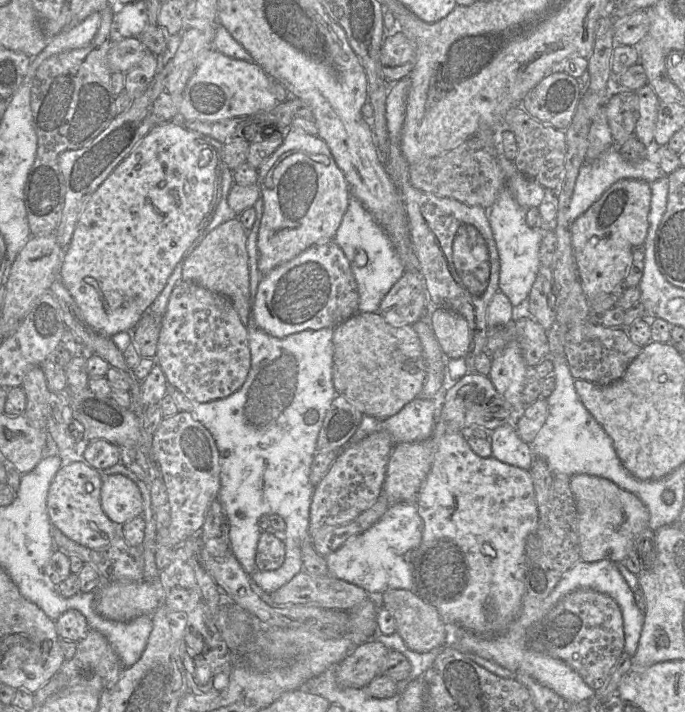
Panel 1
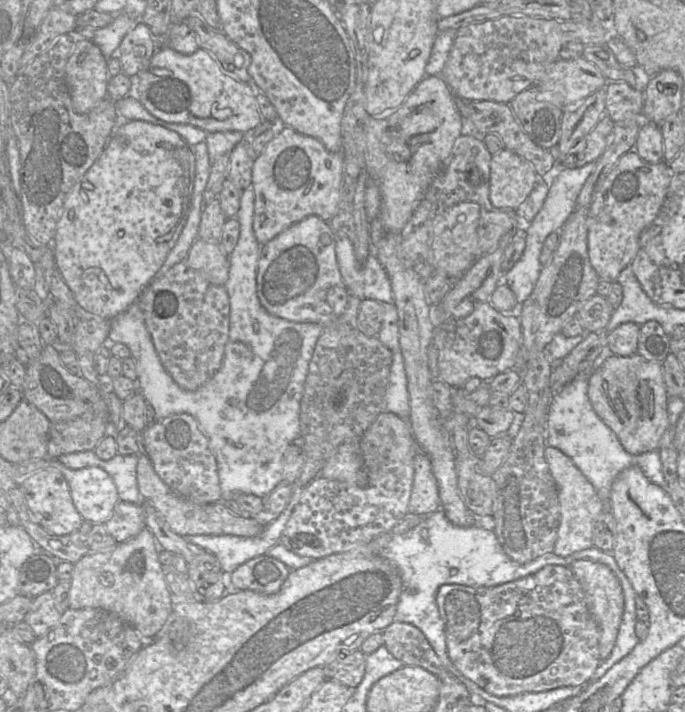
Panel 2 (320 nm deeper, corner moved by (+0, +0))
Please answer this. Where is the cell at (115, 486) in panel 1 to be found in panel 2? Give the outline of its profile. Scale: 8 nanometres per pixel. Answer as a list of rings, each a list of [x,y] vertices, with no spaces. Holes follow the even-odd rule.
[[[45,457],[43,459],[24,462],[16,465],[16,475],[31,475],[33,472],[54,467],[65,477],[71,497],[81,517],[93,523],[105,523],[113,514],[115,505],[120,501],[116,485],[112,477],[102,468],[92,466],[82,469],[71,469],[61,463],[58,459]]]

